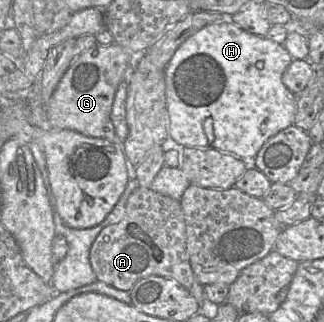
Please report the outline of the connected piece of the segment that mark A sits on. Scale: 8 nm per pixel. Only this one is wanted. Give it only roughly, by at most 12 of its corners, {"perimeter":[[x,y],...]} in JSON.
{"perimeter":[[136,188],[99,233],[98,281],[130,292],[155,275],[200,306],[181,203]]}

